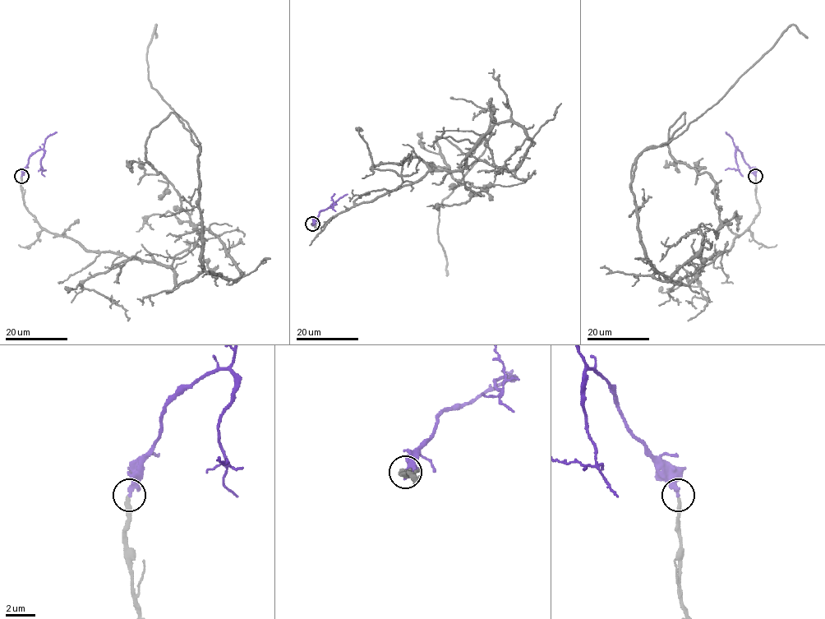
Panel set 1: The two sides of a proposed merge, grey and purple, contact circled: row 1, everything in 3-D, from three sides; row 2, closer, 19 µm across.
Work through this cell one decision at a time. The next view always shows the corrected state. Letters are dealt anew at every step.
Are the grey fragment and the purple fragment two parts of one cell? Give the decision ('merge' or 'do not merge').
merge

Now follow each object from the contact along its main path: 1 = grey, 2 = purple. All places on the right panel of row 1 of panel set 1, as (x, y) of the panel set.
1: (755, 176), (759, 214), (684, 284), (644, 253), (634, 161), (684, 113), (668, 153), (715, 182), (706, 236)
2: (755, 176), (738, 150), (735, 151), (738, 168), (725, 169)

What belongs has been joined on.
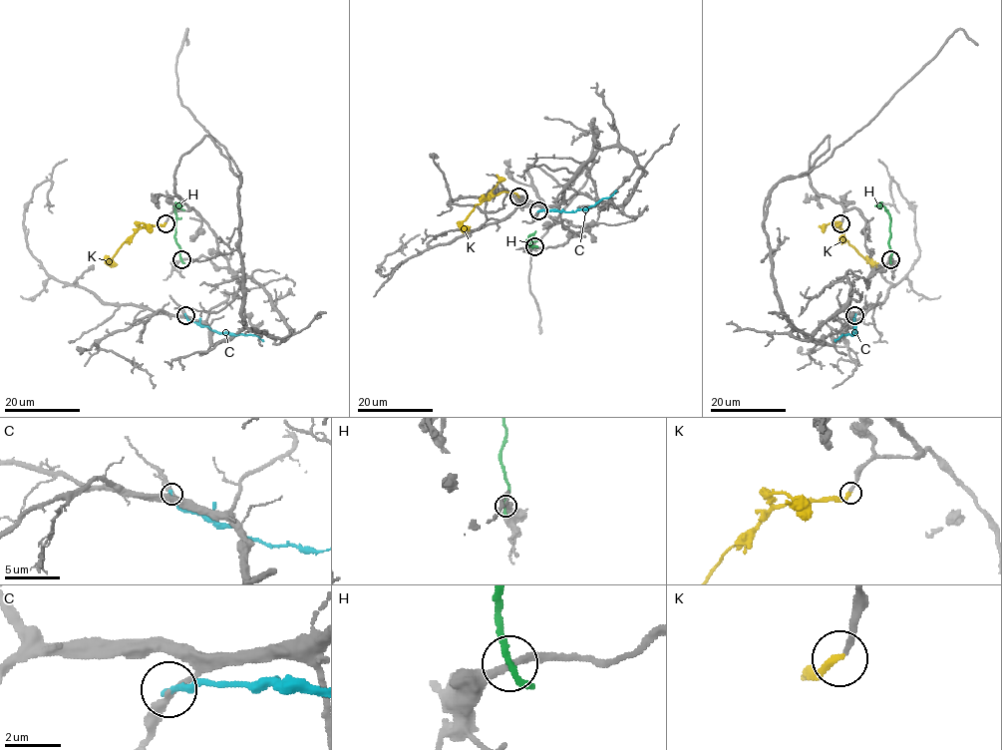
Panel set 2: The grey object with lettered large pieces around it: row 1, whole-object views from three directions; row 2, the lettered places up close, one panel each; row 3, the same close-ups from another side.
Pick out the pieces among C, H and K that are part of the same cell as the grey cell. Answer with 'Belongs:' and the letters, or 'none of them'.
Belongs: K

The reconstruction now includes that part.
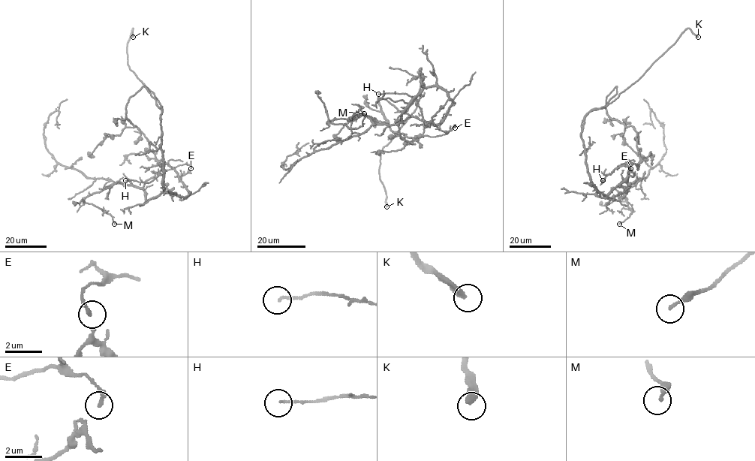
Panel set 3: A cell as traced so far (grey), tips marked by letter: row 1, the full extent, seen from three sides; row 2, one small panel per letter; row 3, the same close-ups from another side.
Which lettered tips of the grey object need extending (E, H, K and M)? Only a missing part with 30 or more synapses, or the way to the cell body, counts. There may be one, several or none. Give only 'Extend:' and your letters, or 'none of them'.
Extend: K

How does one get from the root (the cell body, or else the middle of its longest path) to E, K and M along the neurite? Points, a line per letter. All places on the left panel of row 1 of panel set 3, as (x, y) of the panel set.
E: (163, 167), (162, 109), (142, 86), (129, 98), (125, 117), (144, 135), (163, 169), (184, 164), (191, 168)
K: (163, 167), (162, 106), (154, 94), (130, 69), (127, 43), (132, 28), (133, 37)
M: (163, 167), (163, 190), (155, 197), (147, 200), (142, 188), (116, 182), (85, 198), (109, 214), (114, 224)

